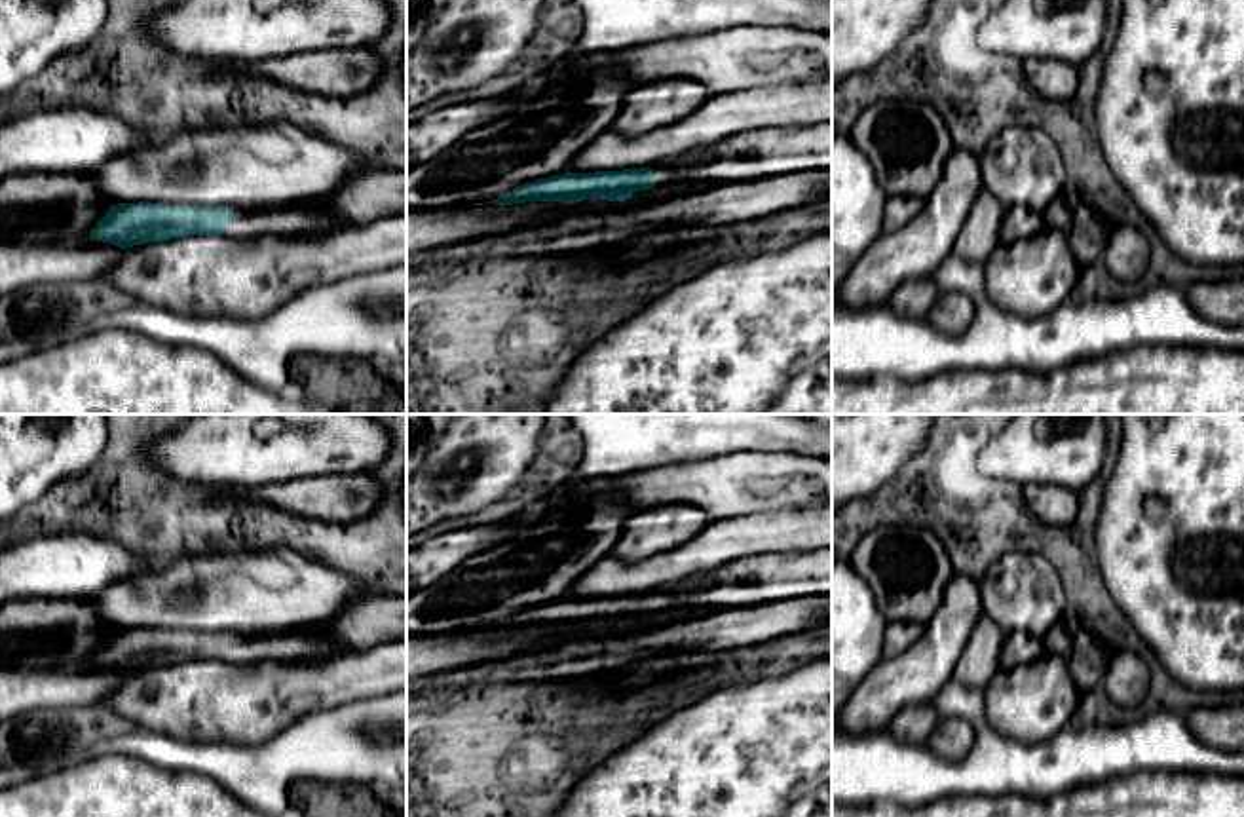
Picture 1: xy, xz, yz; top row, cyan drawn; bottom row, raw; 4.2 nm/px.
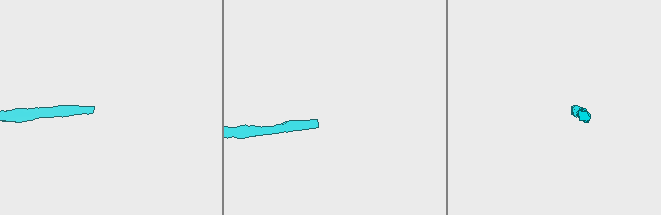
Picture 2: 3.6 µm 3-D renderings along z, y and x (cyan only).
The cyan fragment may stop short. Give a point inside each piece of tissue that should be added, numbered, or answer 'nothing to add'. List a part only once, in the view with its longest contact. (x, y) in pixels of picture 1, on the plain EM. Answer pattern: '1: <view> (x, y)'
1: xy (304, 643)

